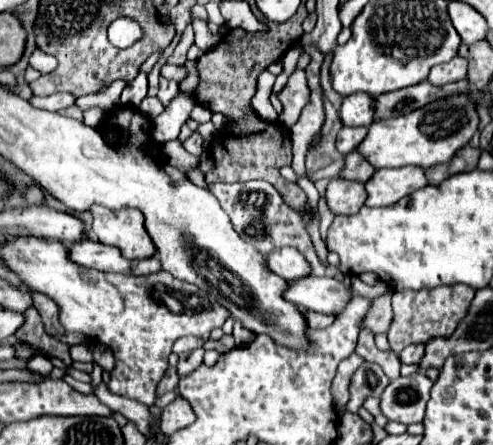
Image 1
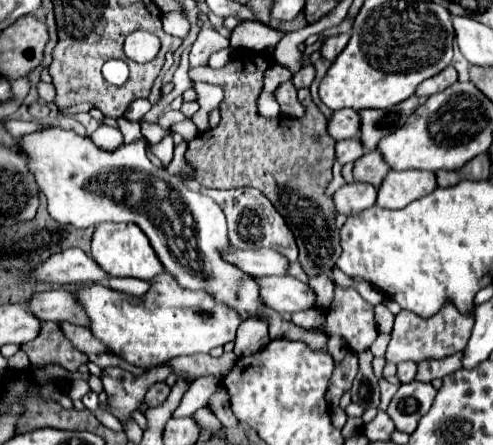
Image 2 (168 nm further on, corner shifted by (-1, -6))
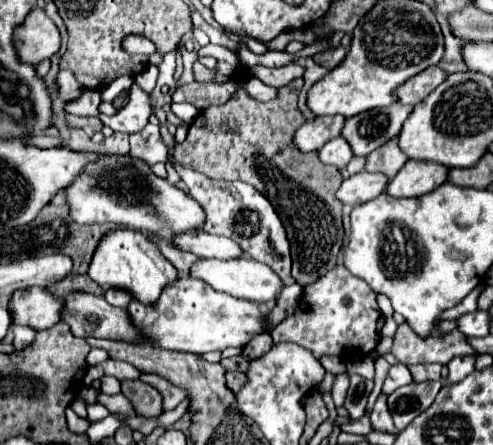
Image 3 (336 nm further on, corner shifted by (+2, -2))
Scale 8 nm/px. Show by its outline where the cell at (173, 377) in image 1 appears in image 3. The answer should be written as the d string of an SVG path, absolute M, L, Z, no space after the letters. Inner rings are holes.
M126 379L126 381L120 381L120 383L122 383L122 393L128 397L134 411L140 417L150 419L150 417L162 415L162 397L154 387L142 383L140 379L134 379L134 381Z

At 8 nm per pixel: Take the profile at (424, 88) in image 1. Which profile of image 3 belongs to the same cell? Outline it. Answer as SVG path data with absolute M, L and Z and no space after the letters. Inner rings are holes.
M400 103L364 111L348 119L340 135L348 141L354 155L366 157L374 149L388 143L388 139L396 137L410 113L412 113L412 107L400 105Z

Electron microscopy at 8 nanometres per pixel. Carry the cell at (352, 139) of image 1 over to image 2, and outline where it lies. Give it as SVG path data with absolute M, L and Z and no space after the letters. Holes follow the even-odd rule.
M347 139L347 141L337 141L335 145L335 153L337 153L337 161L341 165L345 163L353 163L363 155L363 143L359 139Z

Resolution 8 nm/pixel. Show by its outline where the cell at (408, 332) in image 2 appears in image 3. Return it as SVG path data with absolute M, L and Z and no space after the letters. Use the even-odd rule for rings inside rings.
M402 323L396 331L392 353L404 365L418 365L418 363L440 363L447 365L456 356L467 356L475 353L466 343L460 331L452 331L448 335L440 335L438 329L428 339L420 339L408 323Z

